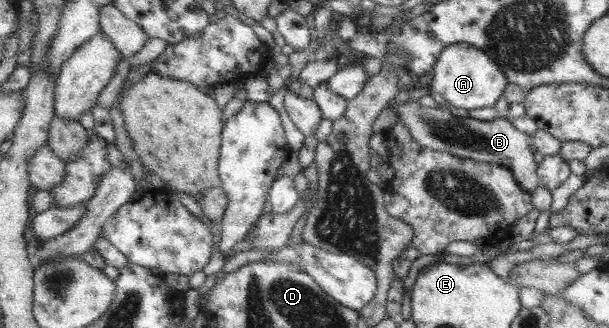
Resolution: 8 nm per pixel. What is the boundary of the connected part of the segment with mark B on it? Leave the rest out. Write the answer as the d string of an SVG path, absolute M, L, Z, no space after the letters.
M420 99L410 100L392 107L399 112L398 122L406 122L414 136L426 147L473 161L505 165L513 172L522 190L528 193L534 192L539 186L538 155L533 153L532 137L516 129L508 118L489 122L481 122L471 117L457 120L444 108L444 104L434 100L429 100L427 104L422 104Z

